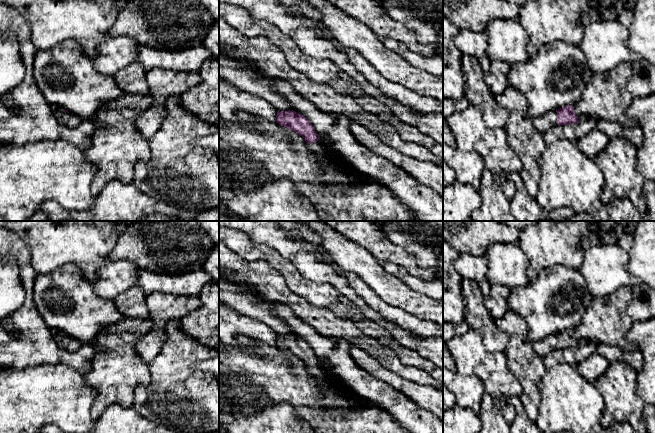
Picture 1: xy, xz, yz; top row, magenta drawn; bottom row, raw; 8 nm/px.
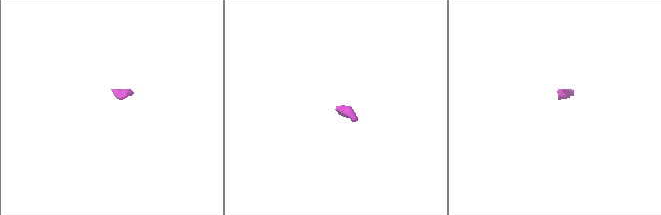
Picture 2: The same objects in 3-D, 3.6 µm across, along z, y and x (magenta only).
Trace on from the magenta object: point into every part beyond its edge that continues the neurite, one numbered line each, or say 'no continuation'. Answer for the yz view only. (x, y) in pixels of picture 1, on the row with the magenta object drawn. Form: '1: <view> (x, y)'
1: yz (543, 123)

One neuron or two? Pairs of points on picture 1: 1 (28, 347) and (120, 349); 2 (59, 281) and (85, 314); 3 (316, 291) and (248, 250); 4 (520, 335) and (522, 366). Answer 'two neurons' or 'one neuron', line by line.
1: two neurons
2: one neuron
3: one neuron
4: one neuron

